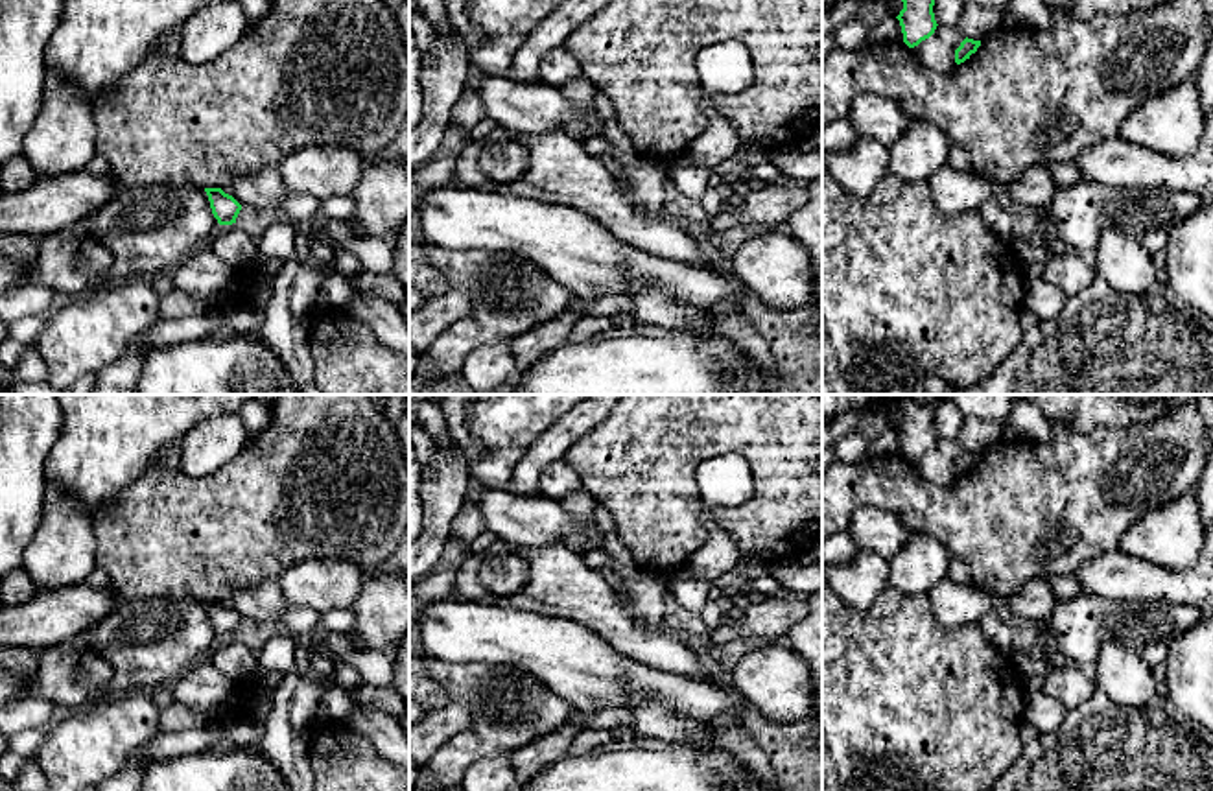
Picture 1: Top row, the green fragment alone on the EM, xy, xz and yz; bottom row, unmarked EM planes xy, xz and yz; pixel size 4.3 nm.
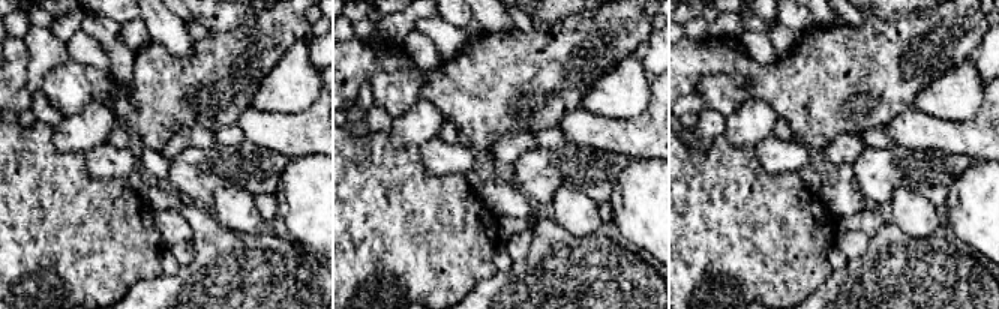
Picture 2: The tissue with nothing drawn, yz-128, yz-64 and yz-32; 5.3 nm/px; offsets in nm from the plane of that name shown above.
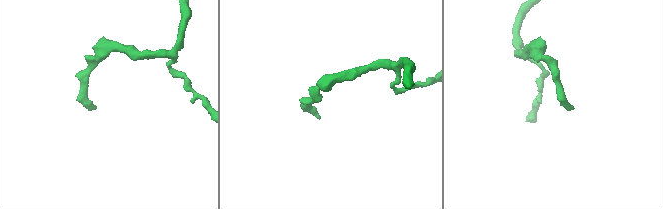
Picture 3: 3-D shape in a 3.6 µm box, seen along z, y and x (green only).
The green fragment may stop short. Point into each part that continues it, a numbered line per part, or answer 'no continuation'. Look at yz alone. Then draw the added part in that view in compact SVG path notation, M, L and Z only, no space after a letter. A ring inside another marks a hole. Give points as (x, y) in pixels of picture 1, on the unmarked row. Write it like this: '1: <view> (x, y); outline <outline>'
no continuation

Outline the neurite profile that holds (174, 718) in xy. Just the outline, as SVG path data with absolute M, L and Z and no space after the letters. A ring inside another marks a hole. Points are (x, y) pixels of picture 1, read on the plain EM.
M175 701L173 704L160 710L157 734L181 732L190 728L203 730L225 719L227 717L218 719L214 714L199 714Z

